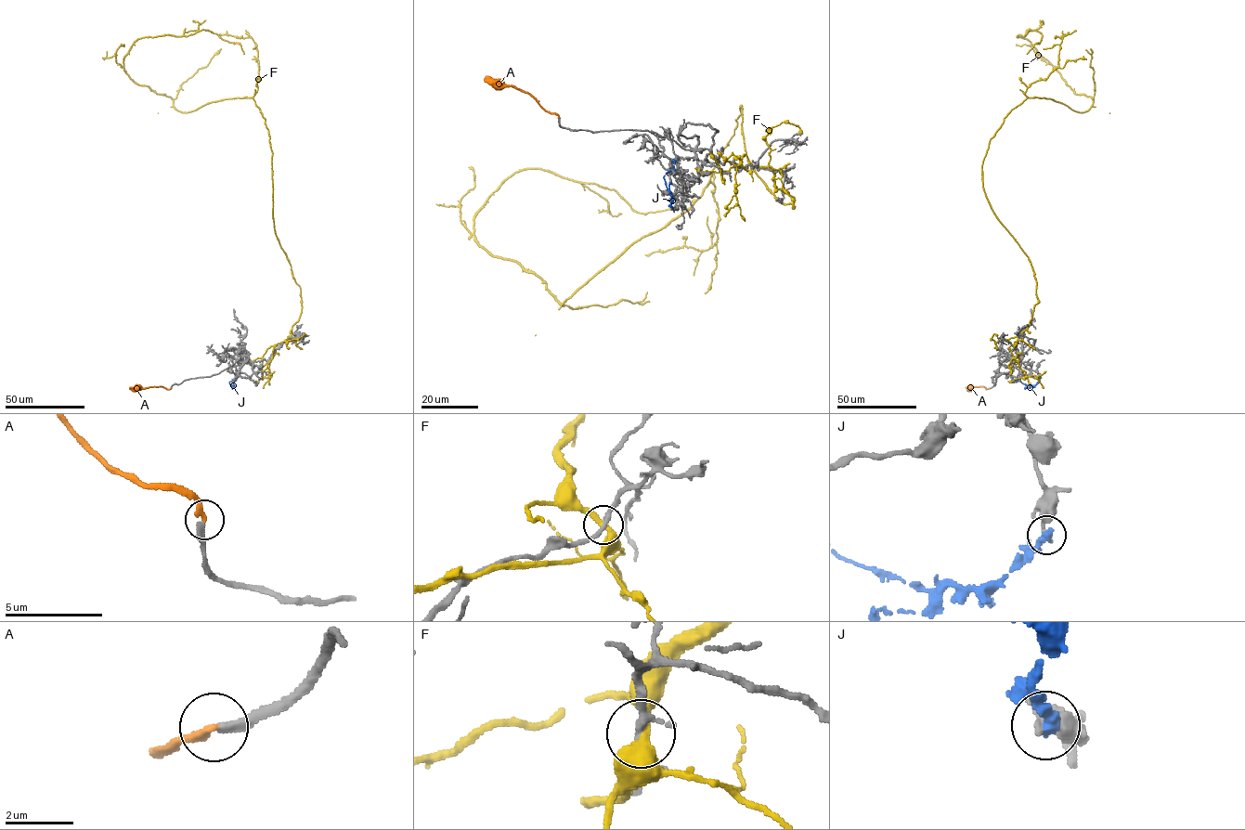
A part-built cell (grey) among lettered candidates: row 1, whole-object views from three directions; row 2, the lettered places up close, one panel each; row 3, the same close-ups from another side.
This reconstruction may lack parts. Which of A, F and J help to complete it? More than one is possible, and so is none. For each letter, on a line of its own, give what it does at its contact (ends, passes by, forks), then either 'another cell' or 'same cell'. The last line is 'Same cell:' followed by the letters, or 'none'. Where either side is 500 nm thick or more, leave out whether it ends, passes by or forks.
A: it ends; same cell
F: it passes by; another cell
J: it ends; another cell
Same cell: A

